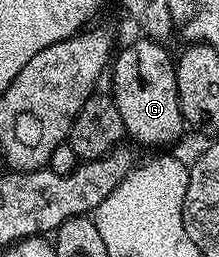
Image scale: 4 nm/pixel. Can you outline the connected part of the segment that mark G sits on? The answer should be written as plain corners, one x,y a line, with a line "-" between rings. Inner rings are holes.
144,36
138,37
138,42
125,46
116,51
111,62
111,74
113,70
113,90
111,97
113,103
119,108
119,116
123,116
125,133
131,139
142,142
145,146
165,146
173,142
184,130
187,130
185,117
181,115
179,108
179,96
177,95
177,68
174,55
169,55
164,50
160,41

